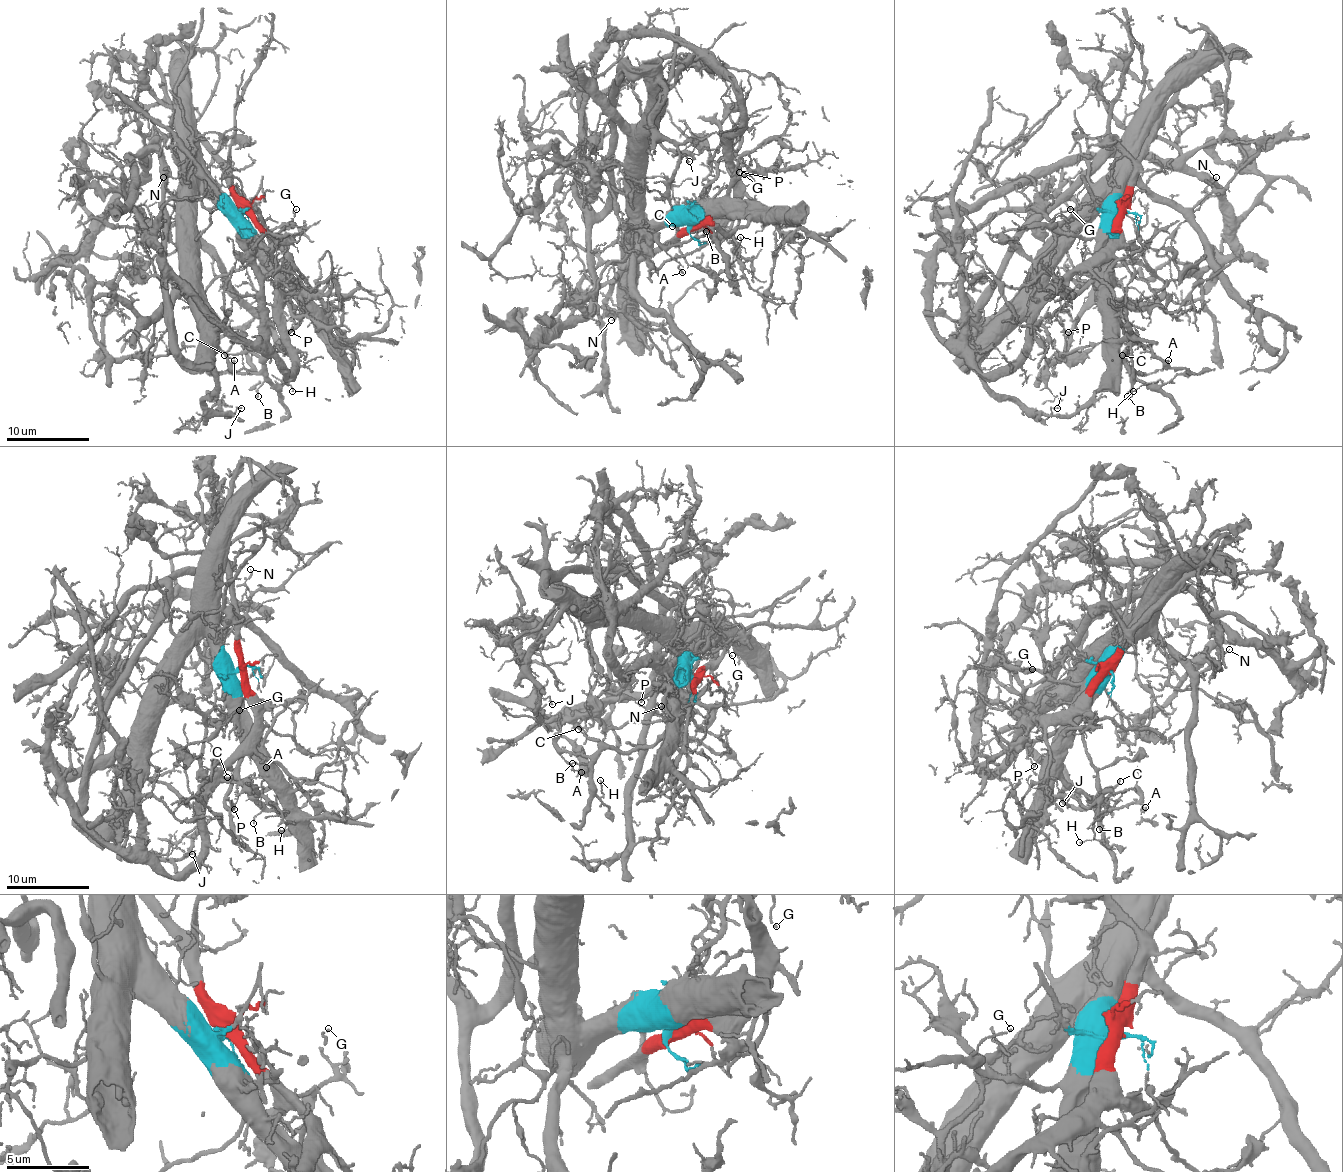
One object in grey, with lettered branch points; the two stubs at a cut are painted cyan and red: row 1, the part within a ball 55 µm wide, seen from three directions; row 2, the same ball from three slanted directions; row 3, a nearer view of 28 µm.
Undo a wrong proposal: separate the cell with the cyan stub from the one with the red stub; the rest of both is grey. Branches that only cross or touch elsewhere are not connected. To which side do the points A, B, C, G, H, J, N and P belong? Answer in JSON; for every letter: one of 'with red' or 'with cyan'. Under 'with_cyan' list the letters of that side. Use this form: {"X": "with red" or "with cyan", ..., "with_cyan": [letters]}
{"A": "with cyan", "B": "with cyan", "C": "with cyan", "G": "with cyan", "H": "with cyan", "J": "with cyan", "N": "with cyan", "P": "with cyan", "with_cyan": ["A", "B", "C", "G", "H", "J", "N", "P"]}

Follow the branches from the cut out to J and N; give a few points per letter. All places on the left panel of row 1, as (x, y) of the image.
J: (243, 212), (220, 208), (199, 194), (193, 202), (193, 314), (216, 388), (205, 405), (228, 413), (240, 407)
N: (243, 212), (224, 208), (199, 183), (185, 196), (185, 208), (166, 188), (164, 177)

